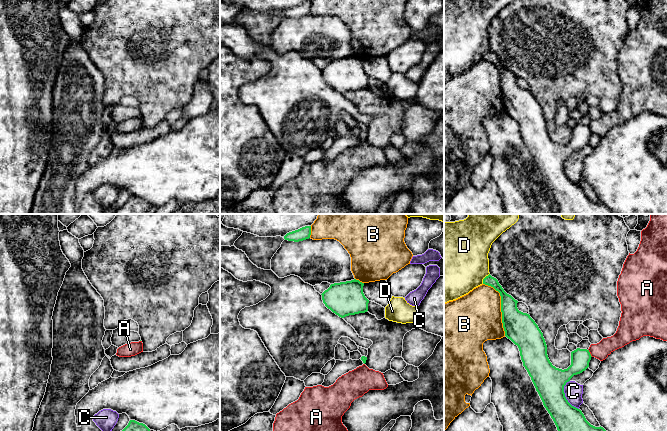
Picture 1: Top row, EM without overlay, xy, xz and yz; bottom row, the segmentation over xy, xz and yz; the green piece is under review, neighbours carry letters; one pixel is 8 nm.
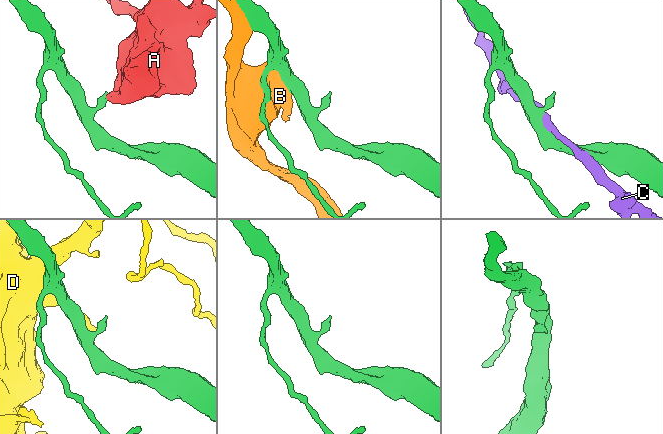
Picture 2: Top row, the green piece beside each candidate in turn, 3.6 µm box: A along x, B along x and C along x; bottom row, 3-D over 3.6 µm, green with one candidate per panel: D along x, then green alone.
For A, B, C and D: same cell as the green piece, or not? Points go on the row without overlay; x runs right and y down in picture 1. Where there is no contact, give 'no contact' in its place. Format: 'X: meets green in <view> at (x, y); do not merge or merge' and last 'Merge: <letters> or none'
A: meets green in yz at (589, 129); do not merge
B: meets green in yz at (501, 82); do not merge
C: meets green in yz at (564, 172); do not merge
D: meets green in yz at (484, 54); do not merge
Merge: none

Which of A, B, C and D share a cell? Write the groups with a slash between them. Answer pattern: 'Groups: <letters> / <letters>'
Groups: A / B / C / D

